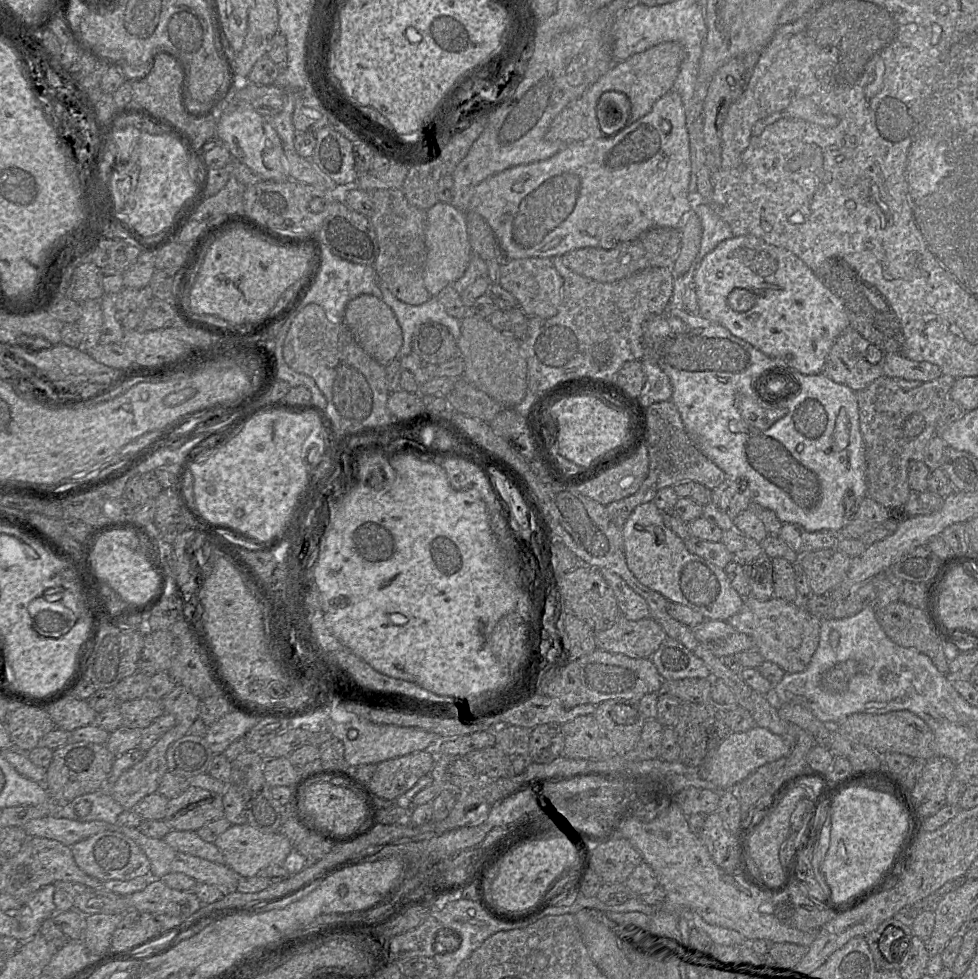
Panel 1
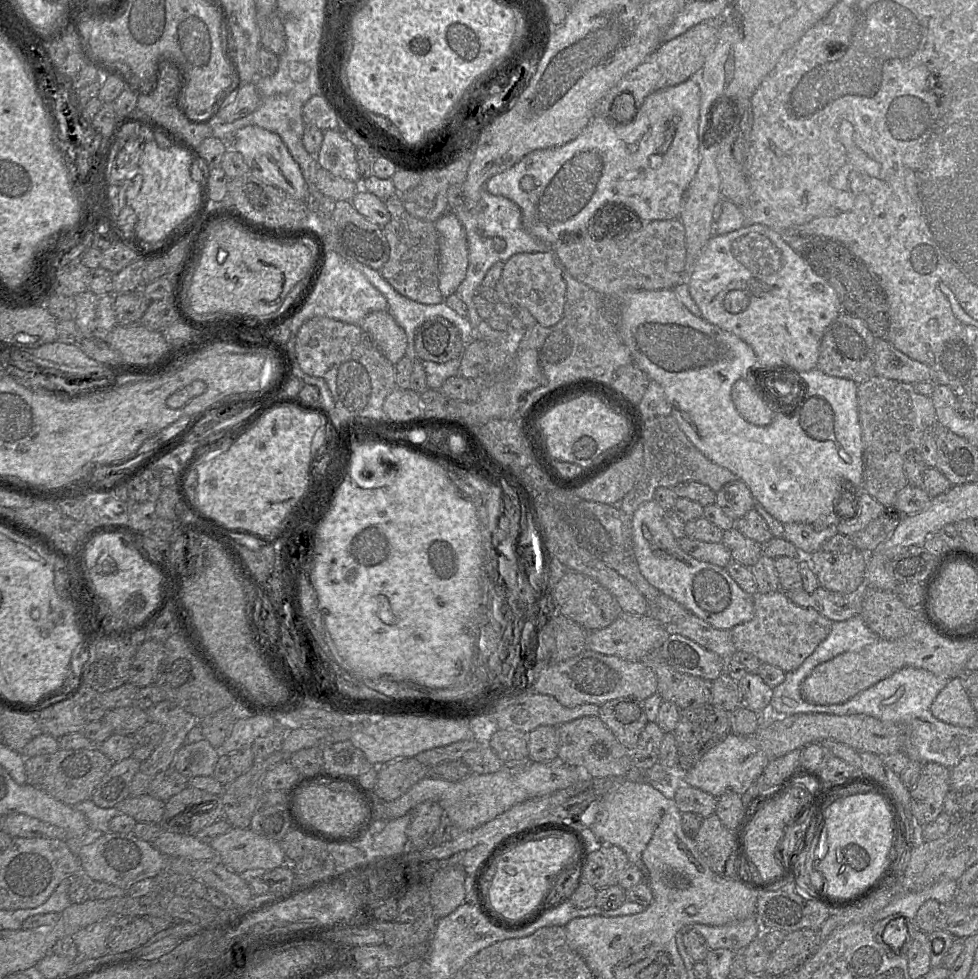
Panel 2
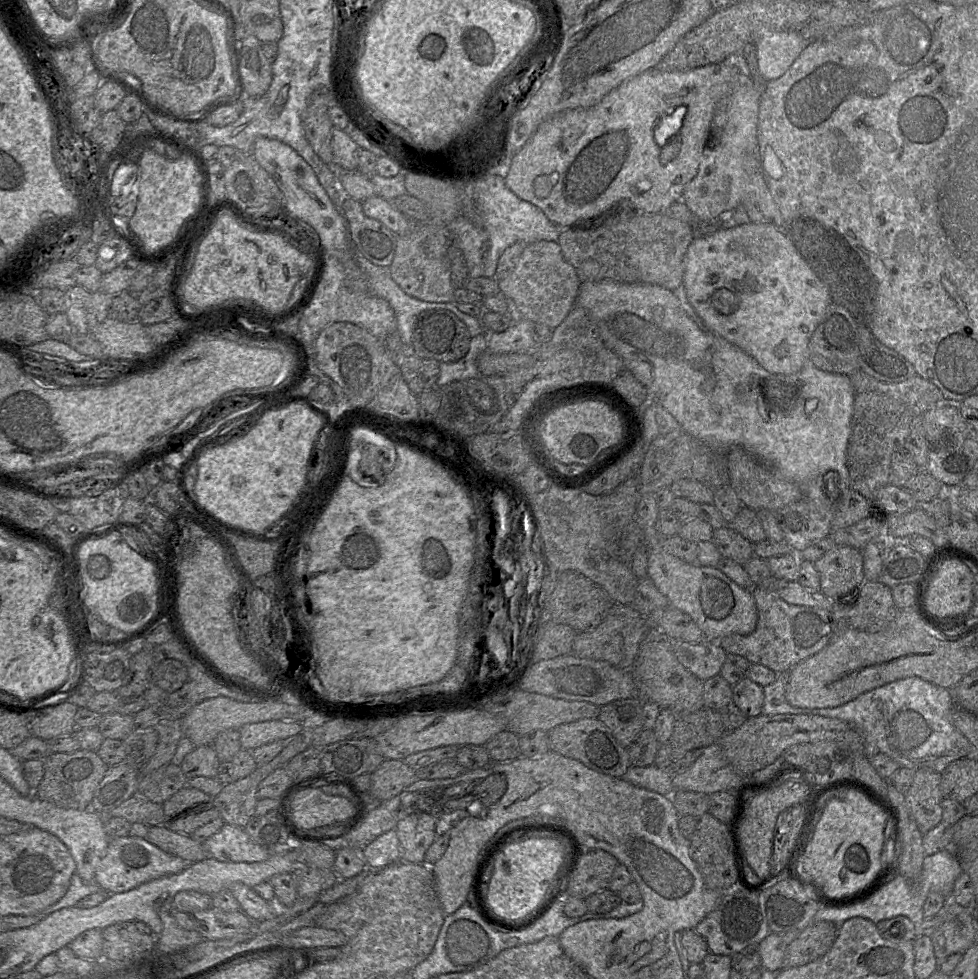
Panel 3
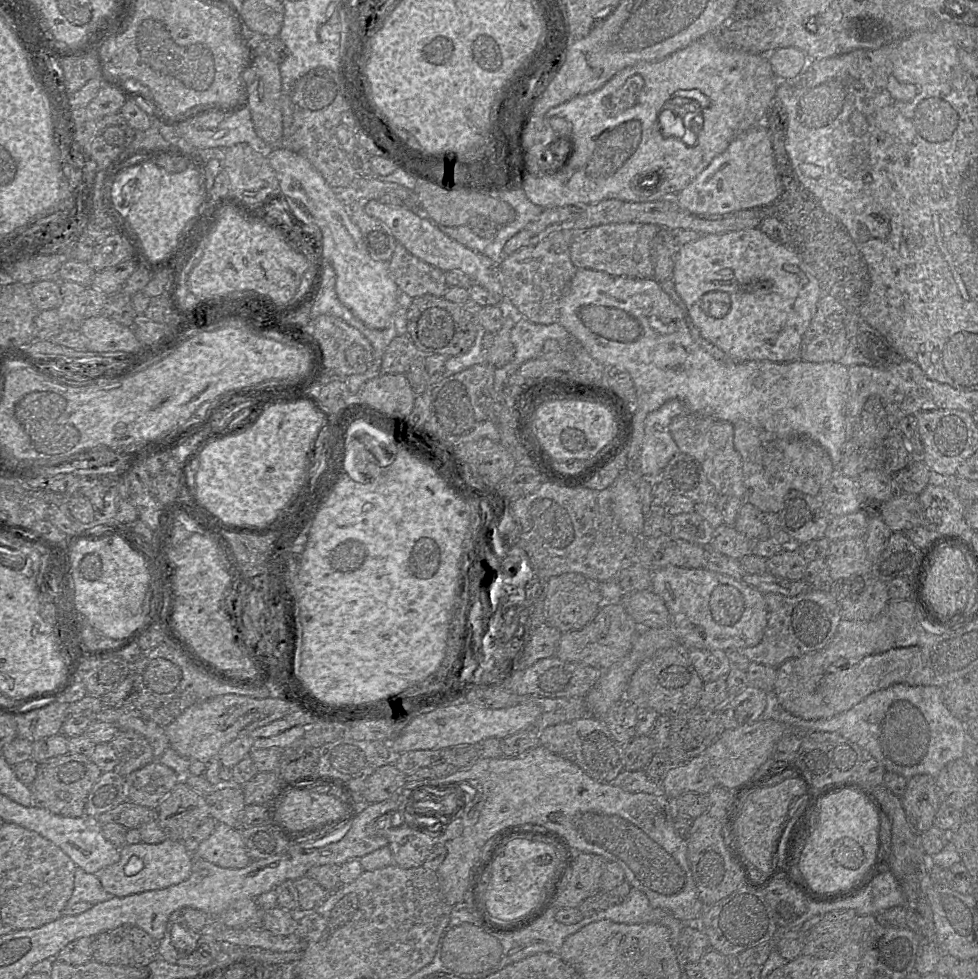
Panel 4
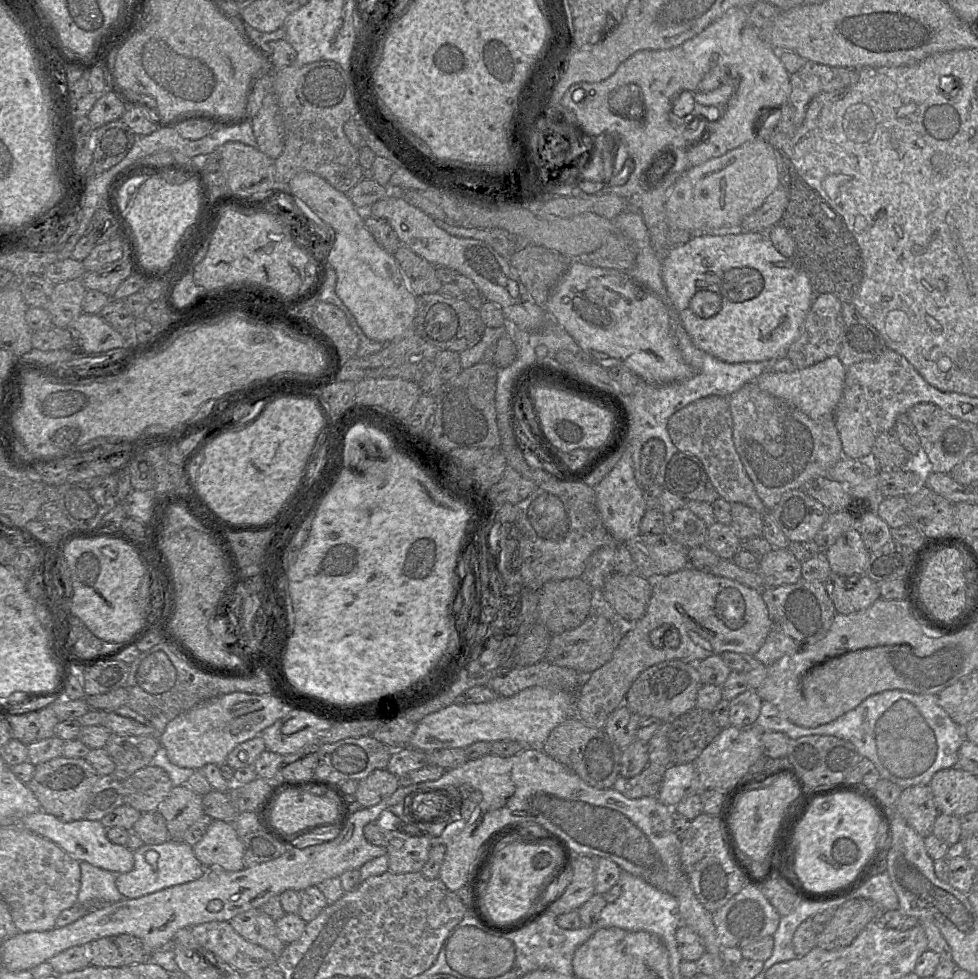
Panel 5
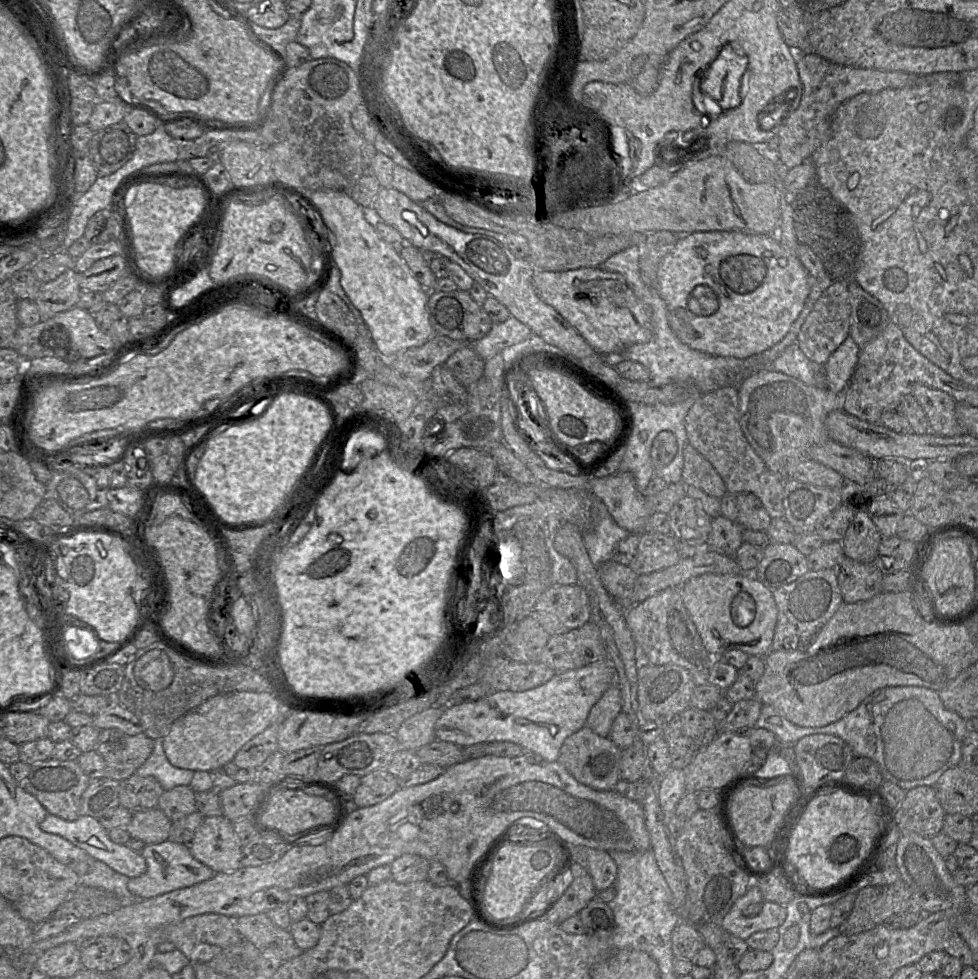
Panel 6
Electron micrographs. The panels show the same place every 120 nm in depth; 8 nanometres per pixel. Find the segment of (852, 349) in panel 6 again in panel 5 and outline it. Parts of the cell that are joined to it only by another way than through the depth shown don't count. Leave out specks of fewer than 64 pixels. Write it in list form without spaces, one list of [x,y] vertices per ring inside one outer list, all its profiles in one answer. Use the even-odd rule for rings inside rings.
[[[832,356],[812,366],[790,373],[765,371],[756,378],[755,382],[761,390],[792,402],[809,417],[819,420],[834,416],[834,410],[842,396],[845,378],[846,368],[838,356]]]

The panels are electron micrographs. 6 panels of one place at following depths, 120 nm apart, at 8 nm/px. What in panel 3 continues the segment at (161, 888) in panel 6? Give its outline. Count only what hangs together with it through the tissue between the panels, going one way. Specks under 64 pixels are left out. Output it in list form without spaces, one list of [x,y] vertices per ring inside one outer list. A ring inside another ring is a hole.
[[[130,835],[110,838],[95,872],[95,883],[106,893],[122,893],[145,882],[179,873],[187,865],[181,857],[165,852],[146,838]]]

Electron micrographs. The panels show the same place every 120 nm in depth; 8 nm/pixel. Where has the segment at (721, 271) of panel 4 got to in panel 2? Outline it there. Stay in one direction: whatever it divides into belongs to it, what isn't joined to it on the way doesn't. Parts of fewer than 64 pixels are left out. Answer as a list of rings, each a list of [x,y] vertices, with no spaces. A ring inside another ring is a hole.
[[[762,224],[744,225],[738,230],[723,235],[713,234],[703,247],[696,261],[693,272],[689,276],[688,285],[691,297],[701,310],[701,317],[720,329],[733,333],[750,345],[762,368],[794,368],[796,372],[808,372],[817,368],[820,344],[824,332],[842,312],[842,305],[839,301],[839,297],[830,284],[818,275],[810,267],[804,257],[793,250],[783,240],[780,234]]]

